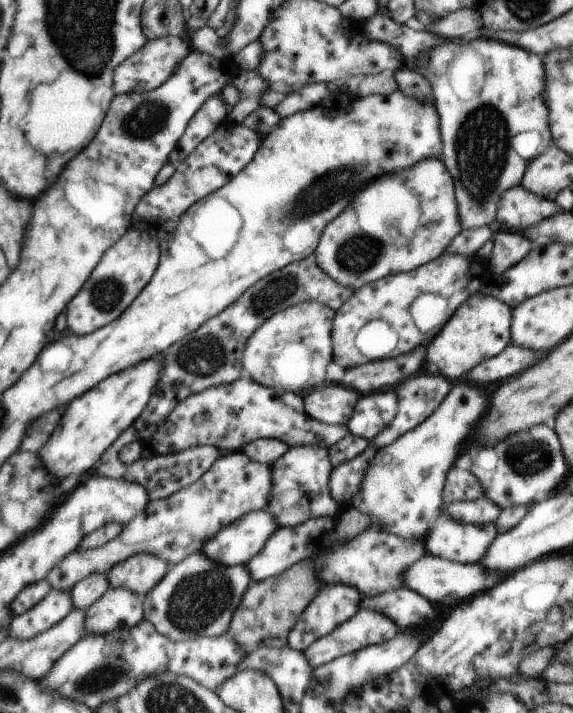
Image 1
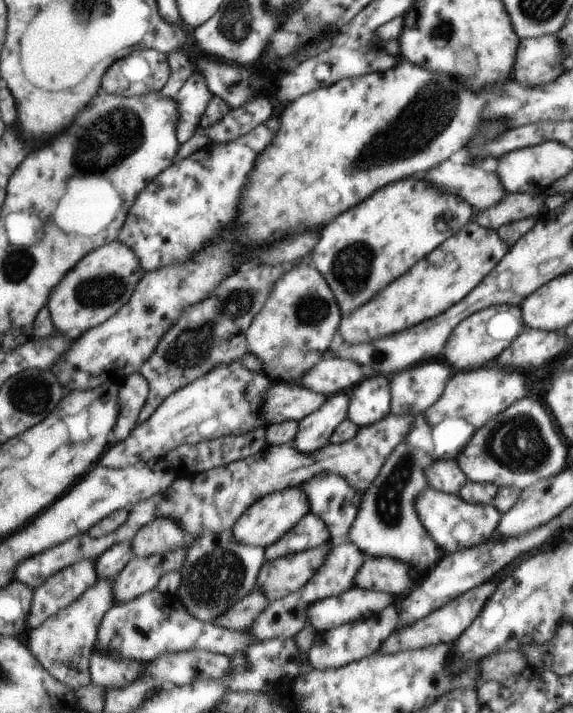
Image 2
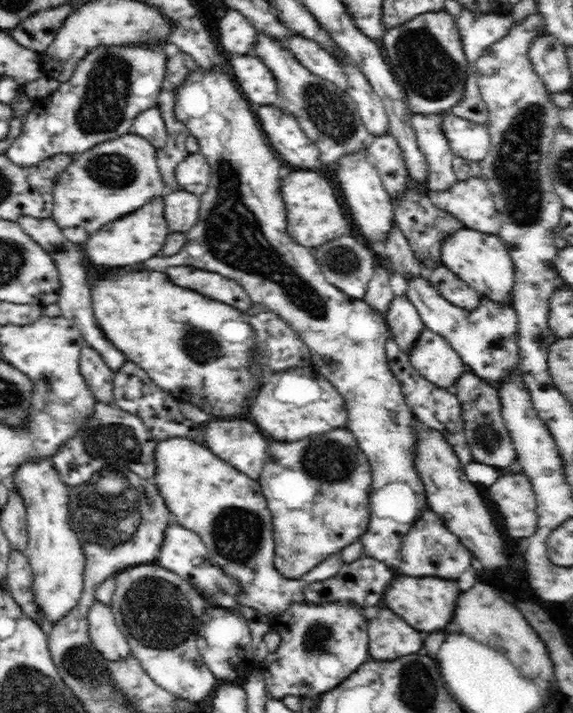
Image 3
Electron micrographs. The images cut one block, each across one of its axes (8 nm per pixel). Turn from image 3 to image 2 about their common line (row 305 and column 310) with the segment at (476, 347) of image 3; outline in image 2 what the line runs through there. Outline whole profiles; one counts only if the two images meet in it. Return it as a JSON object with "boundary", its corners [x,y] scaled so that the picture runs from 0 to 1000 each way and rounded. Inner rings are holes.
{"boundary":[[[592,550],[567,558],[558,572],[524,590],[522,609],[511,624],[529,635],[546,635],[574,621],[585,602],[604,586],[606,551]],[[565,661],[532,676],[525,686],[534,689],[545,704],[546,722],[557,724],[571,735],[576,760],[606,757],[635,690],[618,686],[597,669]]]}

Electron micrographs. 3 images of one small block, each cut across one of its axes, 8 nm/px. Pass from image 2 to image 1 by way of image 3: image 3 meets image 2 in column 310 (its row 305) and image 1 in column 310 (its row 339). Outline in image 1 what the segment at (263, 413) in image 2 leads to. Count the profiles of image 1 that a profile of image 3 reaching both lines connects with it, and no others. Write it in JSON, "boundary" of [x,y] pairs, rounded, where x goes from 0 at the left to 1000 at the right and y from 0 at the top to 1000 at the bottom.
{"boundary":[[[576,537],[551,543],[531,560],[538,581],[553,592],[606,597],[627,564],[627,553],[607,543]]]}

